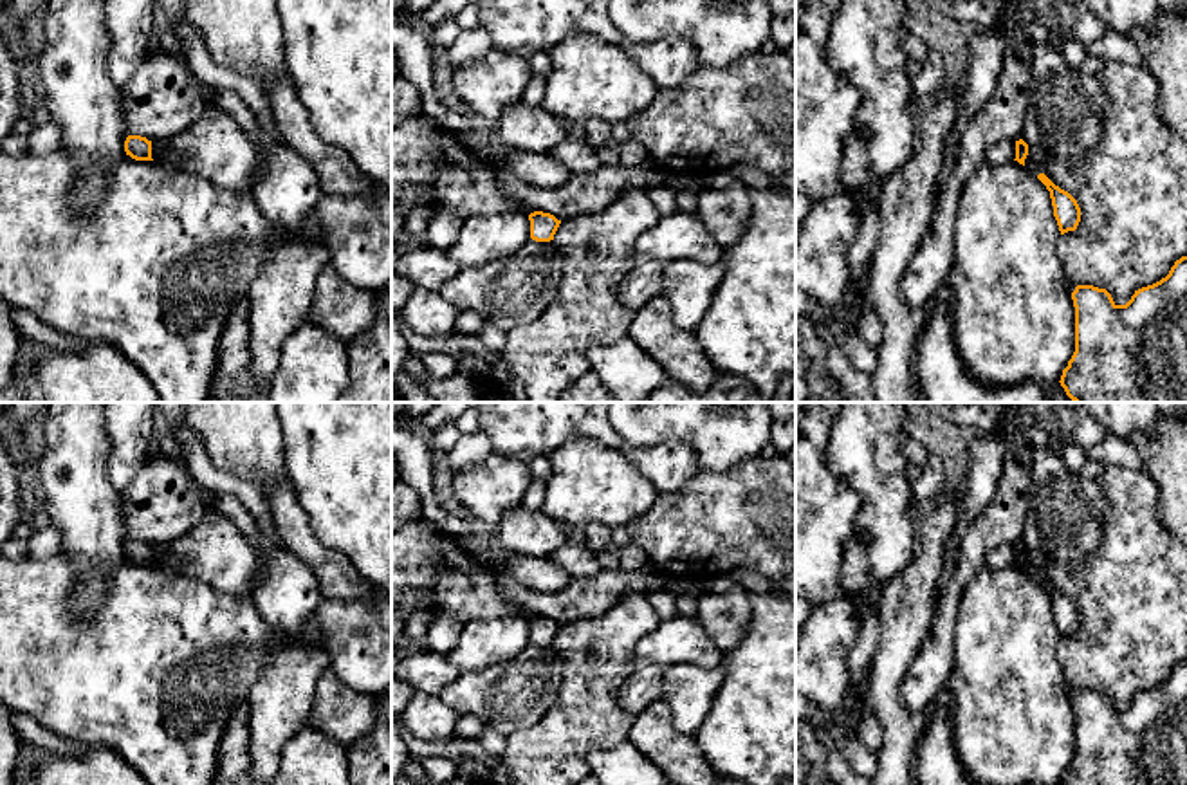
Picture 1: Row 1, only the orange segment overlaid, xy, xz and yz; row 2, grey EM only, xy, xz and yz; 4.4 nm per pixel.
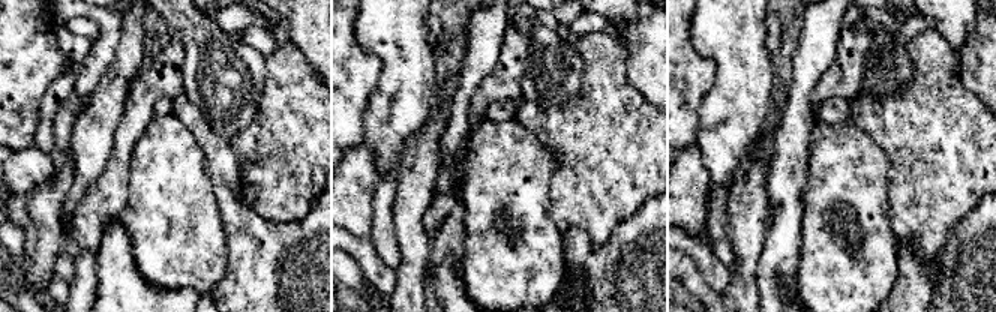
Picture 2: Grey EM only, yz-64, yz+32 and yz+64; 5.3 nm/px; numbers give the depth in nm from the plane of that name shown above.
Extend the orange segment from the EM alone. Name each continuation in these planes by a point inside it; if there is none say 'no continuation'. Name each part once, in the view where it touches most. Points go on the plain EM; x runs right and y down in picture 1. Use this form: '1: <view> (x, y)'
no continuation

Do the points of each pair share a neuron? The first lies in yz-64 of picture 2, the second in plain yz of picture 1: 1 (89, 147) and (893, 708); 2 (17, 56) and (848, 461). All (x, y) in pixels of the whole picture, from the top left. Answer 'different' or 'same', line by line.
1: same
2: different

